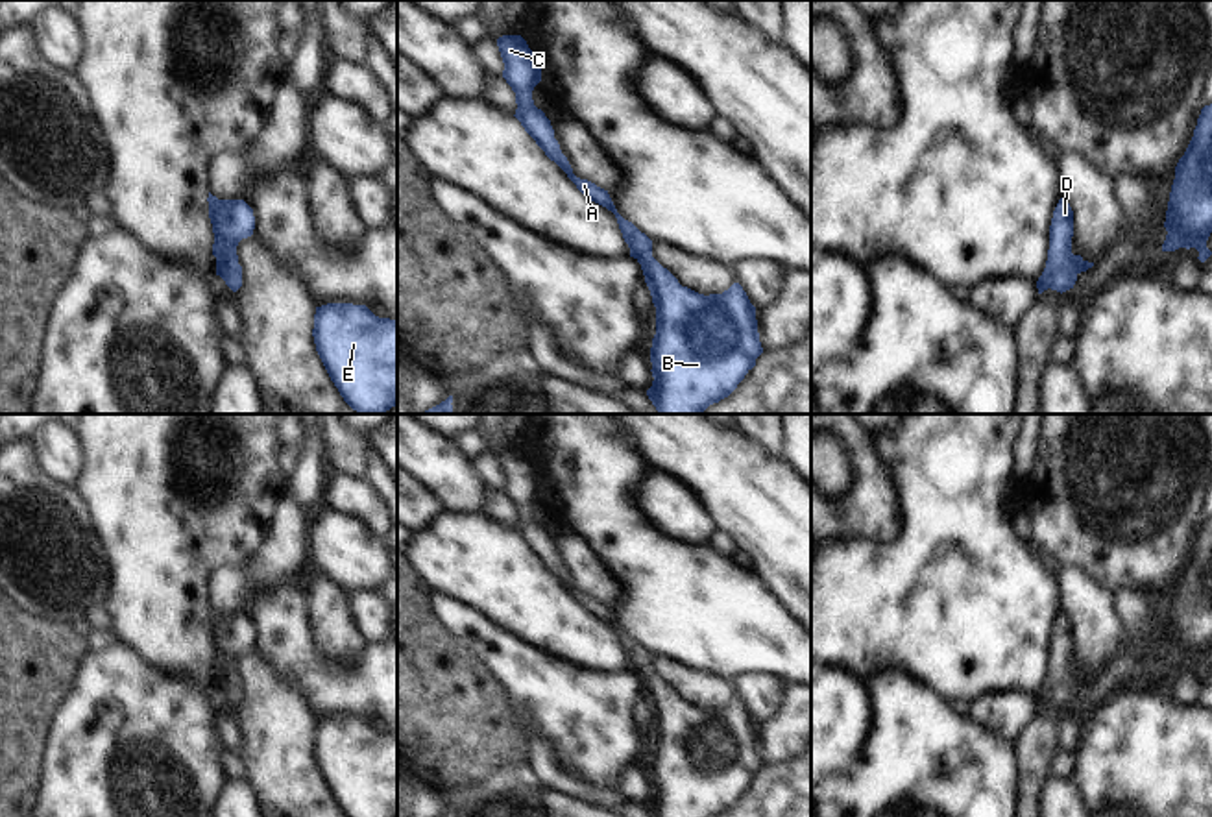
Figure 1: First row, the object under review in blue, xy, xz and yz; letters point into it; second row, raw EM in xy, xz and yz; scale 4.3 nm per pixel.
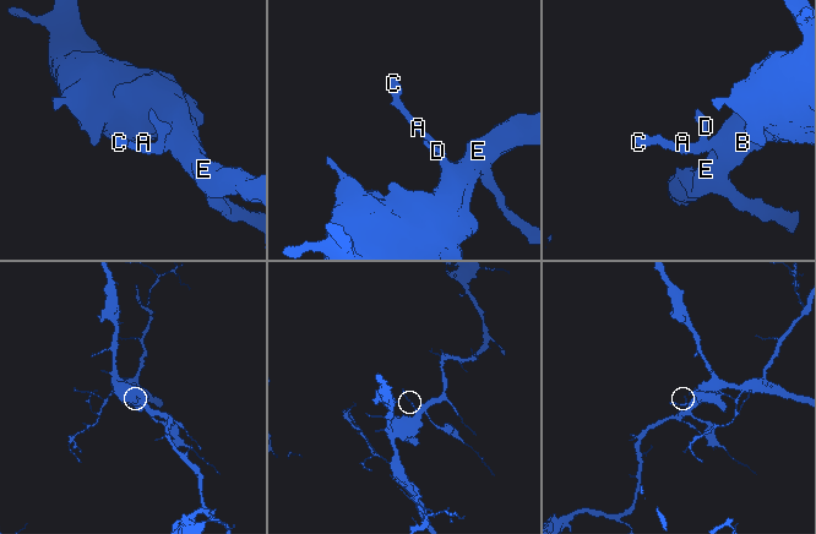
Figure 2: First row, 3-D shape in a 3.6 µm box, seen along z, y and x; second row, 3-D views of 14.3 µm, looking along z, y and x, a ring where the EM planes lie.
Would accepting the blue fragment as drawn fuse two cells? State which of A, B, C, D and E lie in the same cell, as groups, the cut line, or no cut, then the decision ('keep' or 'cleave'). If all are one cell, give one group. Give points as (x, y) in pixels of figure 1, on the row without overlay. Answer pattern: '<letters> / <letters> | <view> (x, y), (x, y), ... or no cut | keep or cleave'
A B C D E | no cut | keep

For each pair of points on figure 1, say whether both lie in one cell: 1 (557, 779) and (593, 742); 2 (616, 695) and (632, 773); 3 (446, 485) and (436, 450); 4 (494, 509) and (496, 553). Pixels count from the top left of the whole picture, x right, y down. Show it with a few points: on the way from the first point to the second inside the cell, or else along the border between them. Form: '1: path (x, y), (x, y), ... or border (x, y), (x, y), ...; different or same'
1: border (540, 732), (579, 777), (606, 786); different
2: border (634, 756), (612, 788); different
3: path (446, 475), (436, 459); same
4: border (479, 512), (512, 529); different

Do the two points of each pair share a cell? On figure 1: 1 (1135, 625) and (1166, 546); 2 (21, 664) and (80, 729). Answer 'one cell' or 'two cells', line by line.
1: two cells
2: two cells

